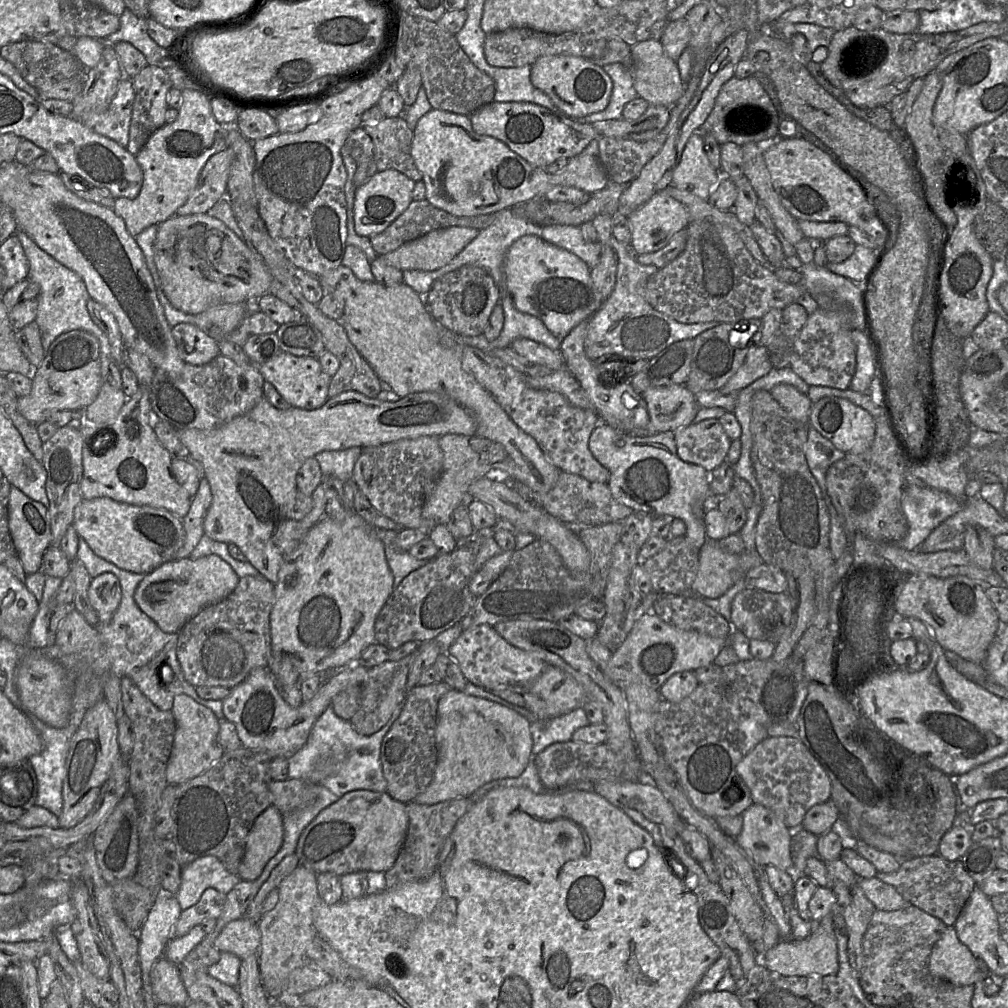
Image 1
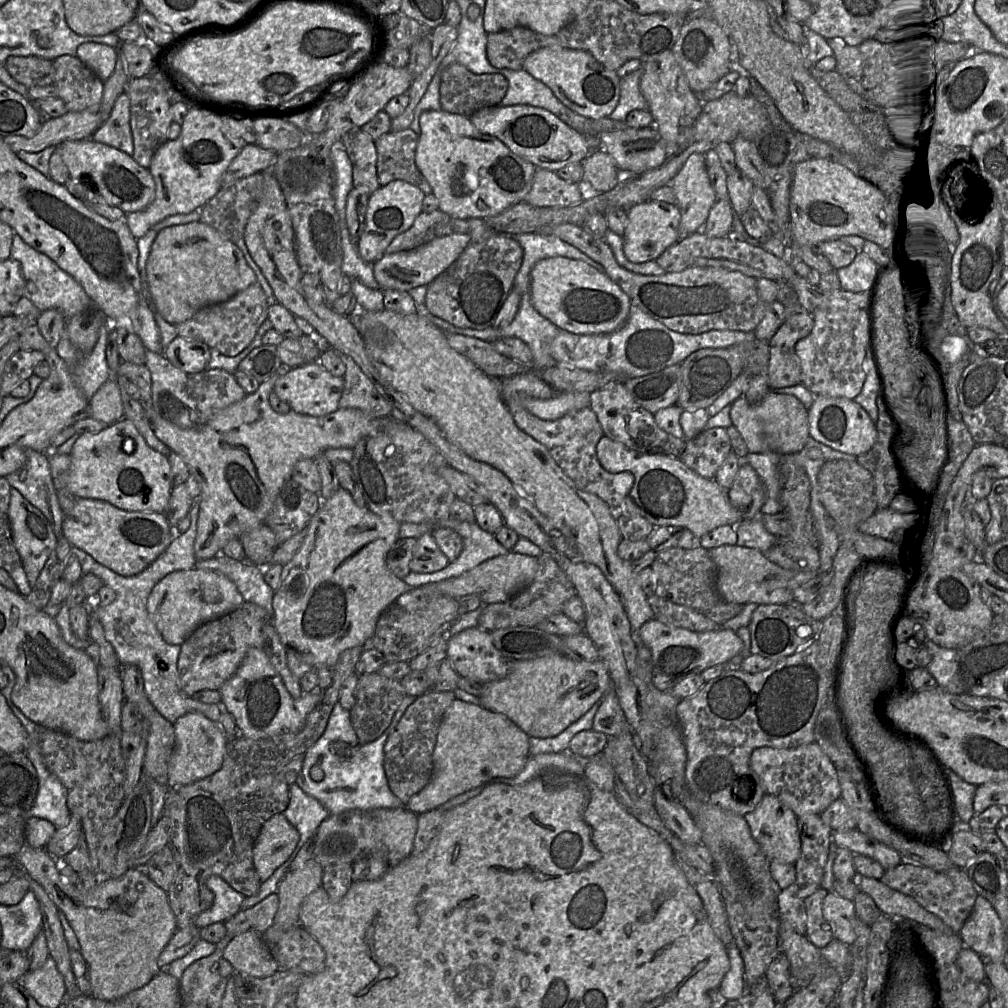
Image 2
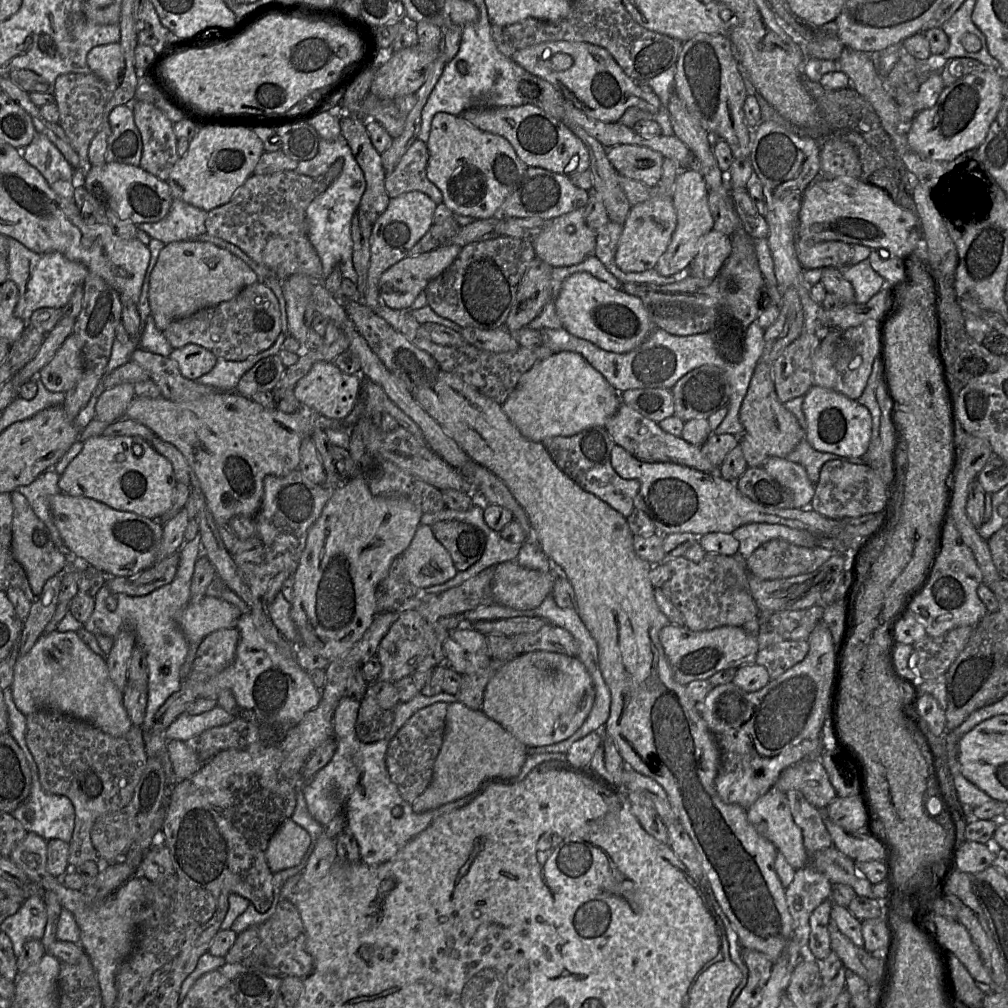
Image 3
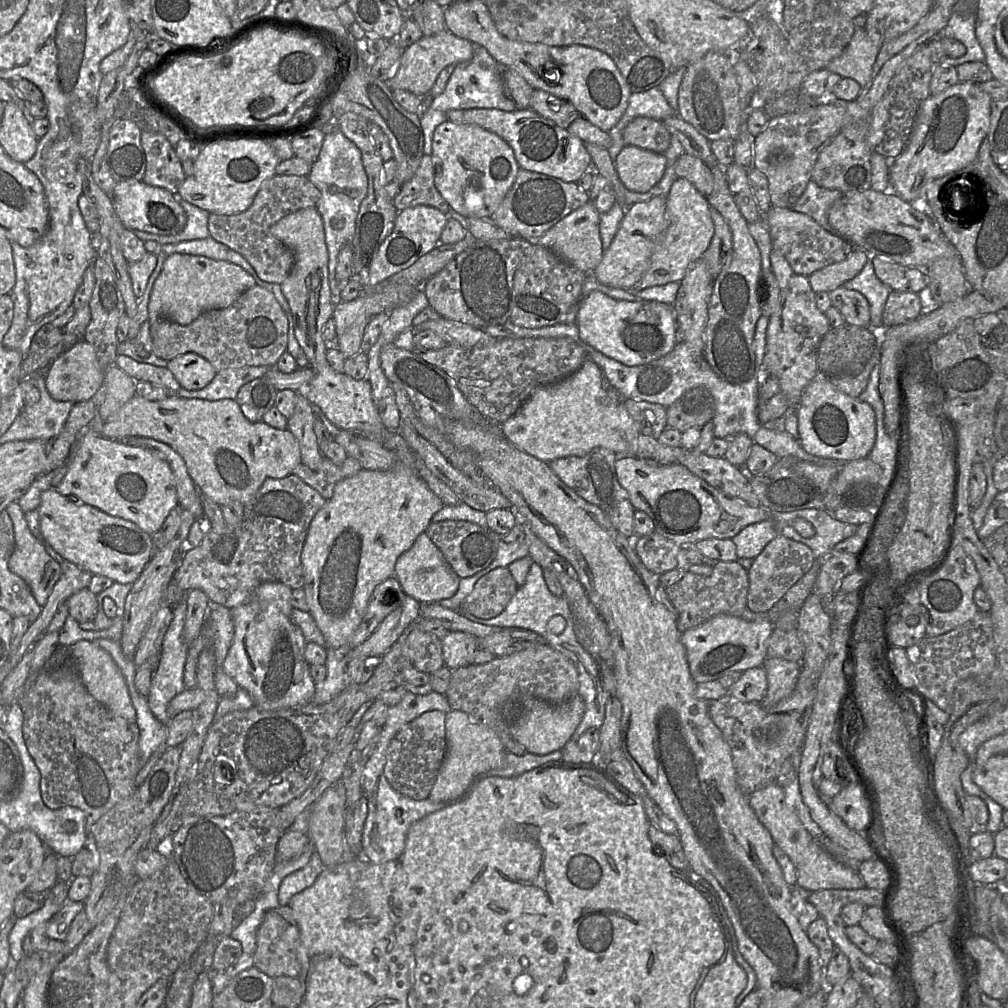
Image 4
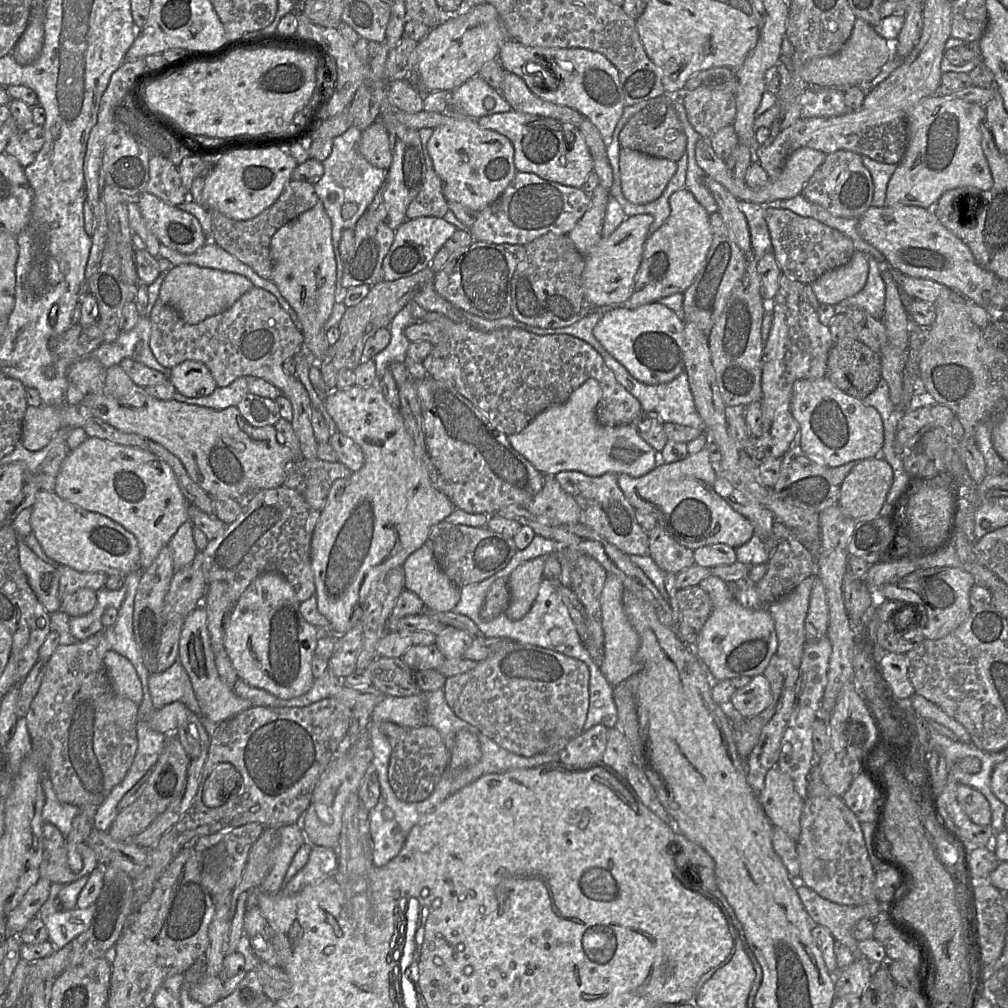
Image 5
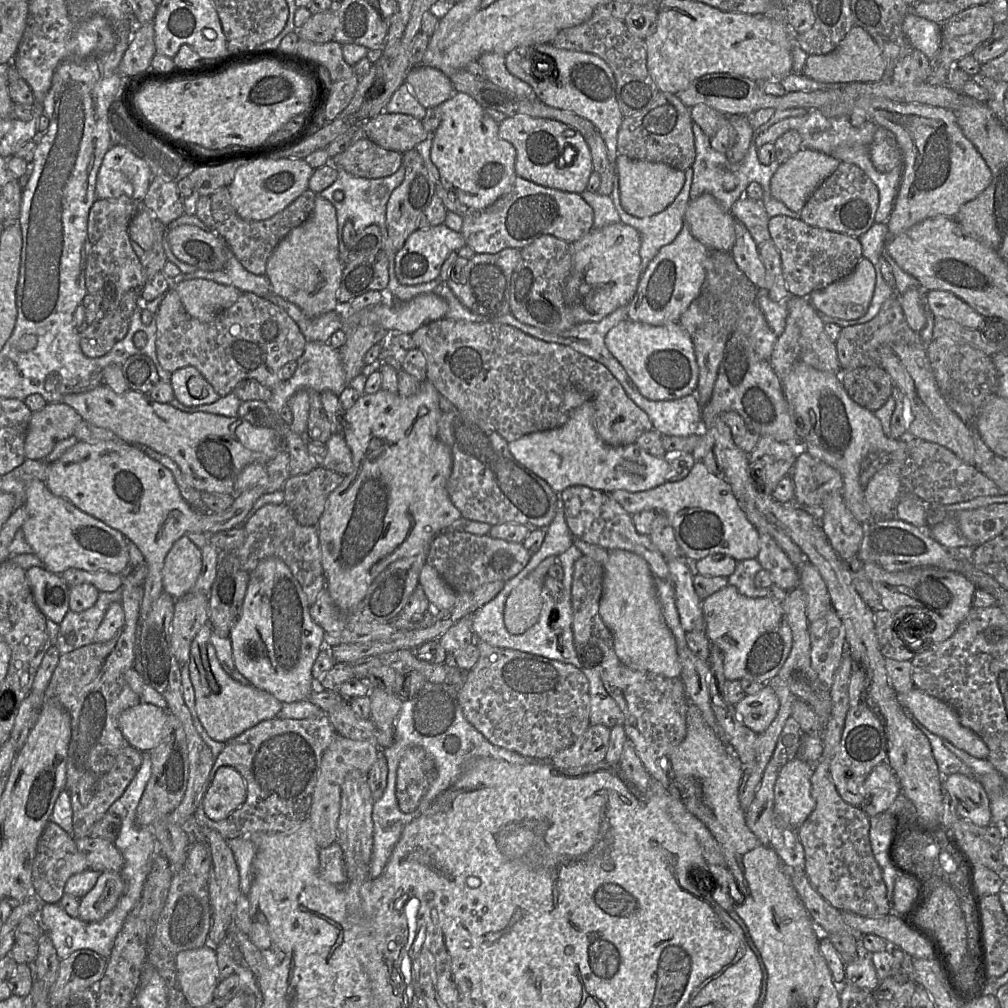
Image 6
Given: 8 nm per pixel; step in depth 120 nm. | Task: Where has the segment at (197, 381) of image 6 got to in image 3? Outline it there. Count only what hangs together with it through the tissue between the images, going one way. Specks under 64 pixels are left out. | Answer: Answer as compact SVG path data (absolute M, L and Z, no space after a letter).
M197 344L173 348L169 357L177 363L180 373L191 380L211 371L217 360L211 351Z

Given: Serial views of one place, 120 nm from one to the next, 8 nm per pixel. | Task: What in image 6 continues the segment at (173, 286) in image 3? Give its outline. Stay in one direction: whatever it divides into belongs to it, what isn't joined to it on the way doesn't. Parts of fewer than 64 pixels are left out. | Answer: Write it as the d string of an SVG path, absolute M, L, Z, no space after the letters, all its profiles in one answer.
M195 278L182 280L174 290L185 310L201 322L209 322L230 308L242 295L238 288L211 280Z

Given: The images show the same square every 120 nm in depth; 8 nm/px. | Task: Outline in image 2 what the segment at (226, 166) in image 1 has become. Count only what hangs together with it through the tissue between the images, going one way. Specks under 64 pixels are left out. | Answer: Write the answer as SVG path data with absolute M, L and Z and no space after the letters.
M246 144L231 161L221 179L221 187L263 171L270 171L277 161L278 153L255 144Z

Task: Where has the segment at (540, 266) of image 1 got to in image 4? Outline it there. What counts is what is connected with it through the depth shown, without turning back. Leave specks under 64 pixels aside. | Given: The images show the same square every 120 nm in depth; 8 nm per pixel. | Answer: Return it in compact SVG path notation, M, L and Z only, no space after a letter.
M600 291L585 293L577 306L575 323L584 343L627 366L657 360L671 352L679 340L673 306L641 299L616 300Z

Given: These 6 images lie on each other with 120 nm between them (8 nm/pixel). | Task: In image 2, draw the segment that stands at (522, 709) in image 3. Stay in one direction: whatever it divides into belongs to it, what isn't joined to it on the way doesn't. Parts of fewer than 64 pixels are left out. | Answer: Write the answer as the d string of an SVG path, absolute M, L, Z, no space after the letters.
M554 653L530 660L510 660L508 674L483 684L480 705L504 714L529 737L551 738L581 718L612 688L606 663L576 661L562 653Z

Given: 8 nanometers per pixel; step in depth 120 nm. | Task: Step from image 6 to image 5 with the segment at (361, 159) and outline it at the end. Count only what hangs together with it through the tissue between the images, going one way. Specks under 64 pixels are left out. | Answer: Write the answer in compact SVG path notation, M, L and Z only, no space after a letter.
M376 119L367 129L362 131L359 152L377 168L388 170L391 166L393 156L388 133L379 119Z

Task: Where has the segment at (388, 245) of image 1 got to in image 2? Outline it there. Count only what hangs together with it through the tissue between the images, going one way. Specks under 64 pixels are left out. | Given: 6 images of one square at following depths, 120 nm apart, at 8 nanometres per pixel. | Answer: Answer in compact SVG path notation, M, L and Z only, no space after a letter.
M441 210L422 211L407 231L392 240L385 254L412 250L435 238L454 233L470 235L468 219L456 218Z

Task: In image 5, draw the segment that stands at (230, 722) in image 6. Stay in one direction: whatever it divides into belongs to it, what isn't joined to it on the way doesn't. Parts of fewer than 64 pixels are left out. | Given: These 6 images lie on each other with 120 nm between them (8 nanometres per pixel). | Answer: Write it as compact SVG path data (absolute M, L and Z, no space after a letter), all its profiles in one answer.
M202 599L184 620L179 642L179 661L191 680L201 715L211 722L218 724L254 707L250 701L237 696L234 689L228 687L219 676L207 627L205 601Z

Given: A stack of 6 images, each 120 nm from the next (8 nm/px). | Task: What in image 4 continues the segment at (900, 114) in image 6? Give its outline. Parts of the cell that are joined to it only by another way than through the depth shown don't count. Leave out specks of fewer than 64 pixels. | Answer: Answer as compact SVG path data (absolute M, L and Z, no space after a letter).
M959 82L940 94L931 95L920 105L911 137L905 150L890 162L891 192L894 192L907 202L924 200L924 186L931 180L951 175L945 183L955 185L971 185L974 171L963 171L977 158L979 148L987 139L990 127L990 114L992 98L984 92L979 83Z

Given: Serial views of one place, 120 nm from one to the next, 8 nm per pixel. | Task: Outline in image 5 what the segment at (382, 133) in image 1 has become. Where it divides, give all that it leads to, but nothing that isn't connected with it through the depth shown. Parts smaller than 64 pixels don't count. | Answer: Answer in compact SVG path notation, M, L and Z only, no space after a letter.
M427 167L422 188L407 207L407 219L418 217L444 218L448 210L442 181L434 169Z

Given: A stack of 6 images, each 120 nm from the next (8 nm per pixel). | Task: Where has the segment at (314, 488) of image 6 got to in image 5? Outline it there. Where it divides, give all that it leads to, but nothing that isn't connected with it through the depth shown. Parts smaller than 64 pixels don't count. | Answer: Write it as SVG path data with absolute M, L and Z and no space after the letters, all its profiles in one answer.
M299 459L289 468L283 486L299 492L317 511L326 506L331 485L337 479L349 478L352 471L340 462Z

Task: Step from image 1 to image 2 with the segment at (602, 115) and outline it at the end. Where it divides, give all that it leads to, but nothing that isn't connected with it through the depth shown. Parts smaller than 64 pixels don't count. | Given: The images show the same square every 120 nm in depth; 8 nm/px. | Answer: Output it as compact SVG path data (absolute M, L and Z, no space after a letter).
M642 67L620 78L619 101L609 118L614 121L625 122L627 115L633 110L648 110L639 83L644 70Z

